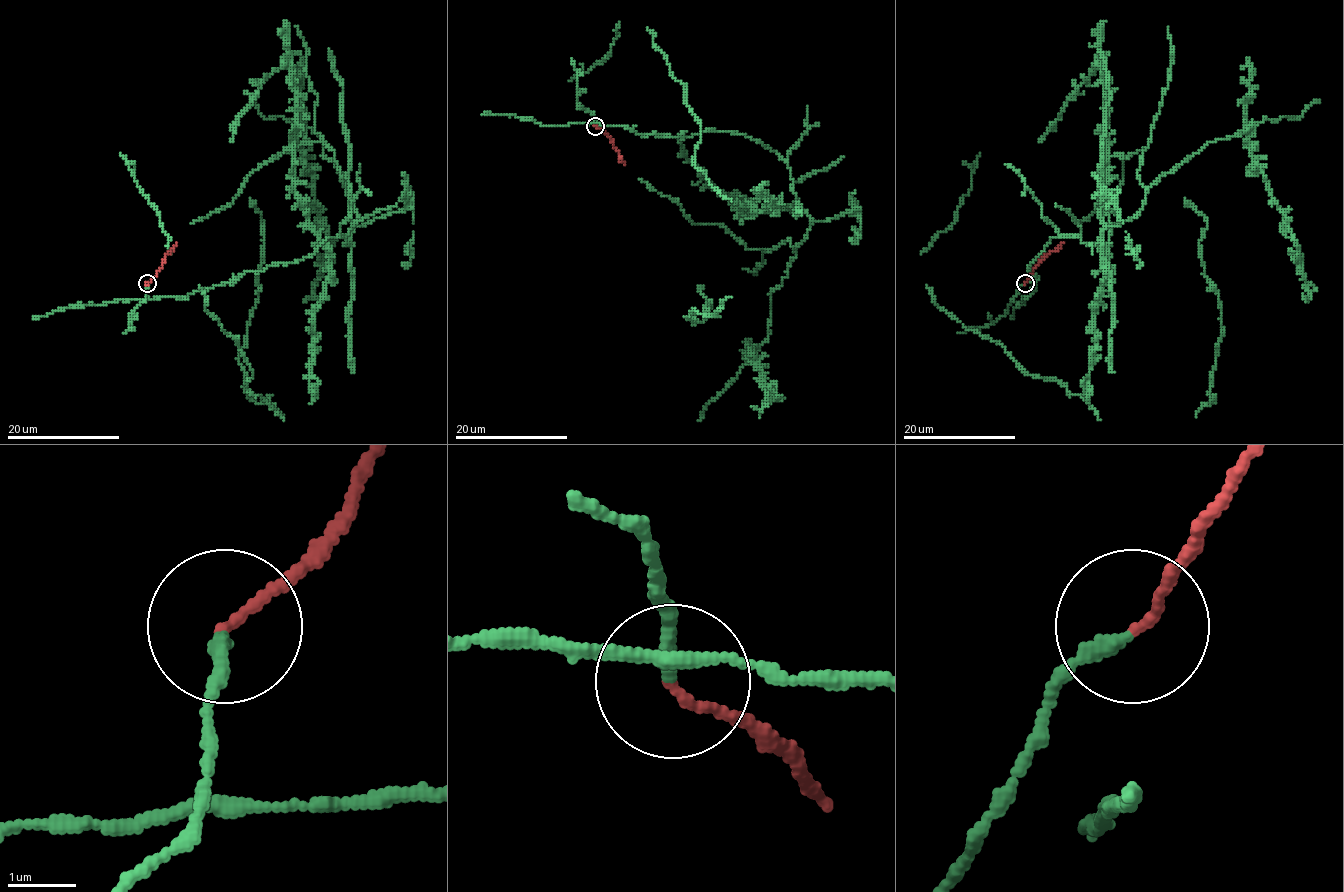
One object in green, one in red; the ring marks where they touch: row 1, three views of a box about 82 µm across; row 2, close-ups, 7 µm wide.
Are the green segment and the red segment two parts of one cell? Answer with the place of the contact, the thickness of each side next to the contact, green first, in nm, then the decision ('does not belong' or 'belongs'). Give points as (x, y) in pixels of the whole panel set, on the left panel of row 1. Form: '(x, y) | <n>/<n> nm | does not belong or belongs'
(147, 283) | 200/120 nm | belongs

